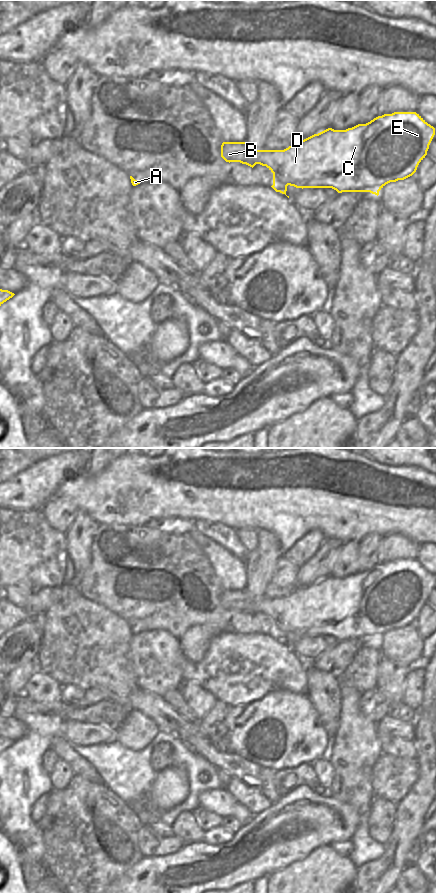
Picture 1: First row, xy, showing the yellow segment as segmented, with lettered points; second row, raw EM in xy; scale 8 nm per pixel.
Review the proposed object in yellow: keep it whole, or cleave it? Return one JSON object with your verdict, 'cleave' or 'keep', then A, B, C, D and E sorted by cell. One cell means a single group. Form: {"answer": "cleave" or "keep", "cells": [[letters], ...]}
{"answer": "keep", "cells": [["A", "B", "C", "D", "E"]]}

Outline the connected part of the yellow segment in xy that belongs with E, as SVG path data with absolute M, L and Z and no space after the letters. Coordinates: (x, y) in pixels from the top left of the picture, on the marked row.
M394 112L378 116L366 124L358 124L346 130L328 128L304 140L298 140L284 150L254 150L246 142L223 142L221 157L226 162L240 162L250 167L256 164L266 166L273 173L273 185L276 192L286 195L287 186L296 188L332 188L342 192L370 192L379 195L379 191L388 183L404 180L412 176L419 163L427 155L429 145L435 135L435 128L428 124L416 112Z

